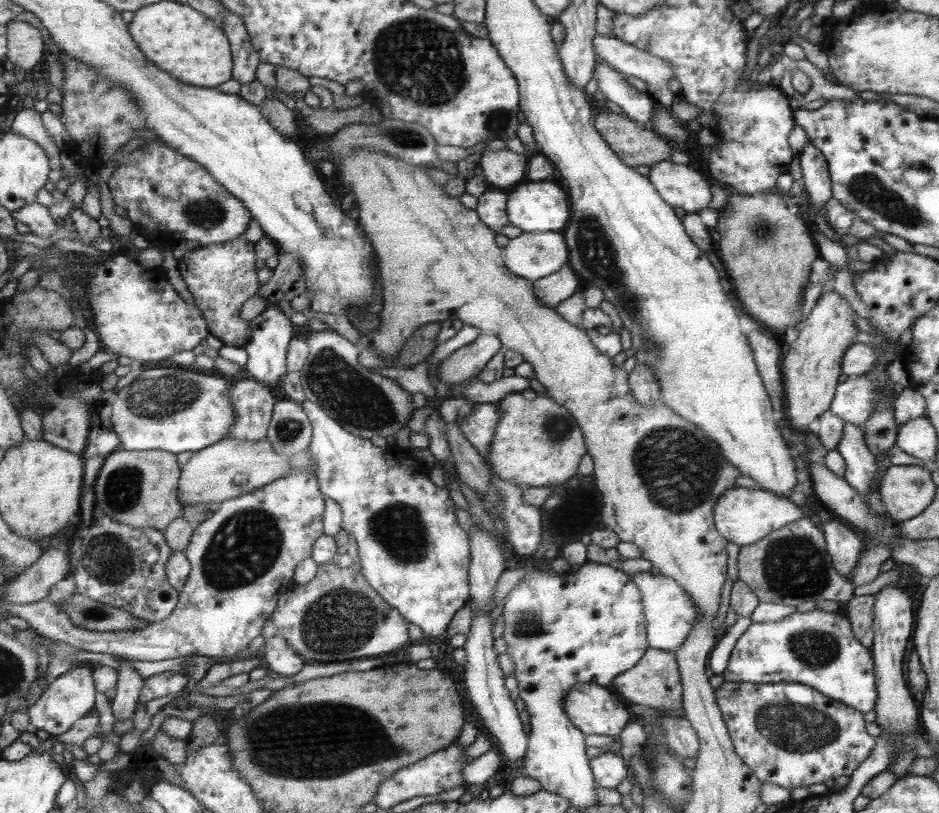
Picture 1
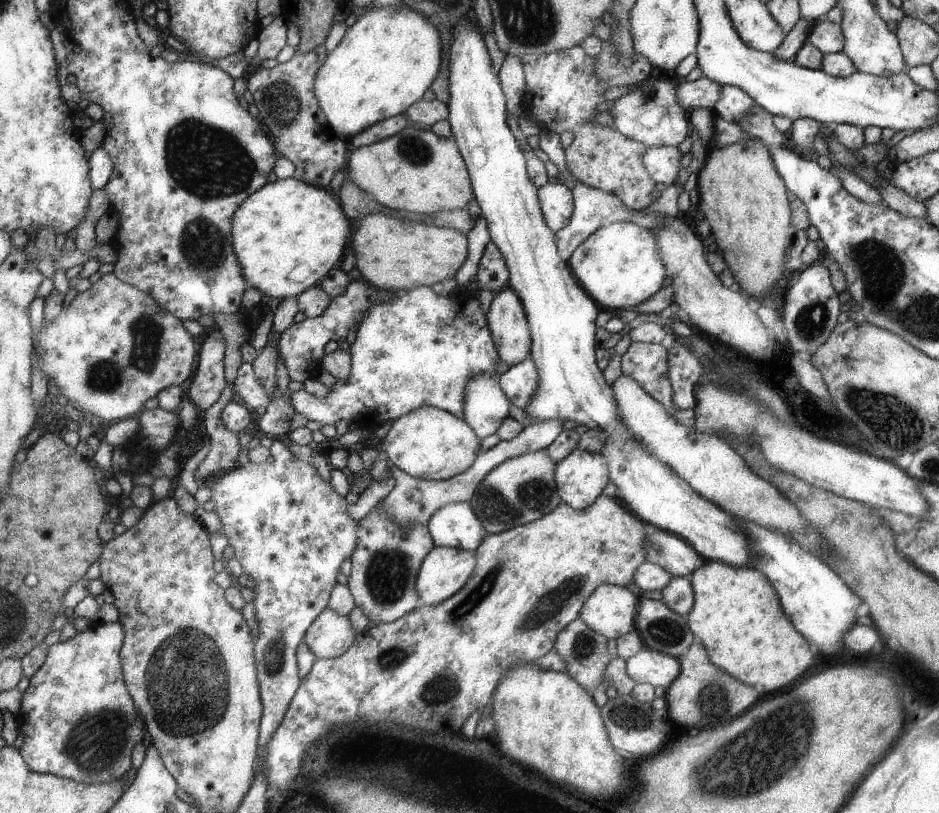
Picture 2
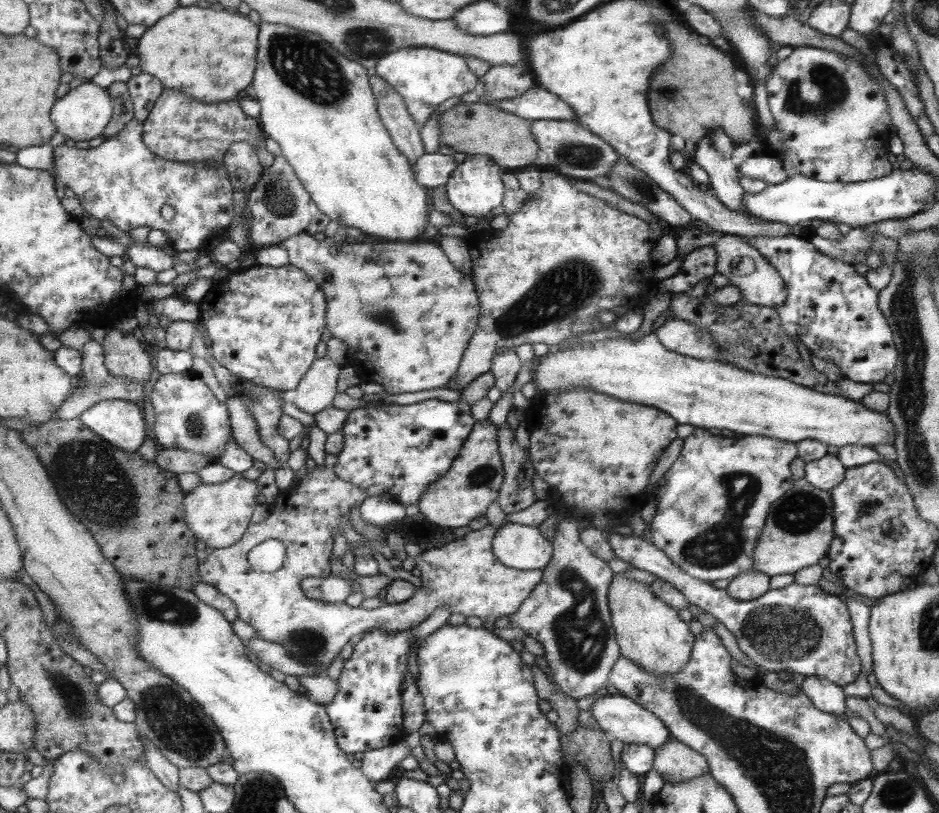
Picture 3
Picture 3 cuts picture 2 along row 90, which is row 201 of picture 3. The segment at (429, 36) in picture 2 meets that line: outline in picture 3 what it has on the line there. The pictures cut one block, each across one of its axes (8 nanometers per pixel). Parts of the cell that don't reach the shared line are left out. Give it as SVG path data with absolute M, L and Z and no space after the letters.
M261 22L259 46L260 56L258 56L258 62L260 64L256 69L256 82L252 84L254 92L251 92L252 97L259 102L261 108L258 121L262 124L264 136L271 138L280 145L281 155L293 166L294 172L309 192L311 199L317 204L317 207L325 215L328 215L331 220L338 220L346 227L359 228L364 234L382 241L401 243L422 240L423 231L430 224L428 222L428 203L426 203L426 194L429 190L427 187L419 185L409 159L399 151L390 132L384 126L382 116L378 111L378 99L371 89L370 71L362 64L347 59L345 55L340 54L331 43L326 42L319 34L290 25Z

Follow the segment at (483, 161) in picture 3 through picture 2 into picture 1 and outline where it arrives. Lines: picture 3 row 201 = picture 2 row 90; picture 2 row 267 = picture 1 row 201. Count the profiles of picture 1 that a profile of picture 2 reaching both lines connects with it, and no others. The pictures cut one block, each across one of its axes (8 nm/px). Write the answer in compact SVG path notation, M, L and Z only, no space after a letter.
M550 180L540 182L522 182L508 191L506 214L510 225L523 232L562 232L566 222L570 220L570 204L564 190Z

